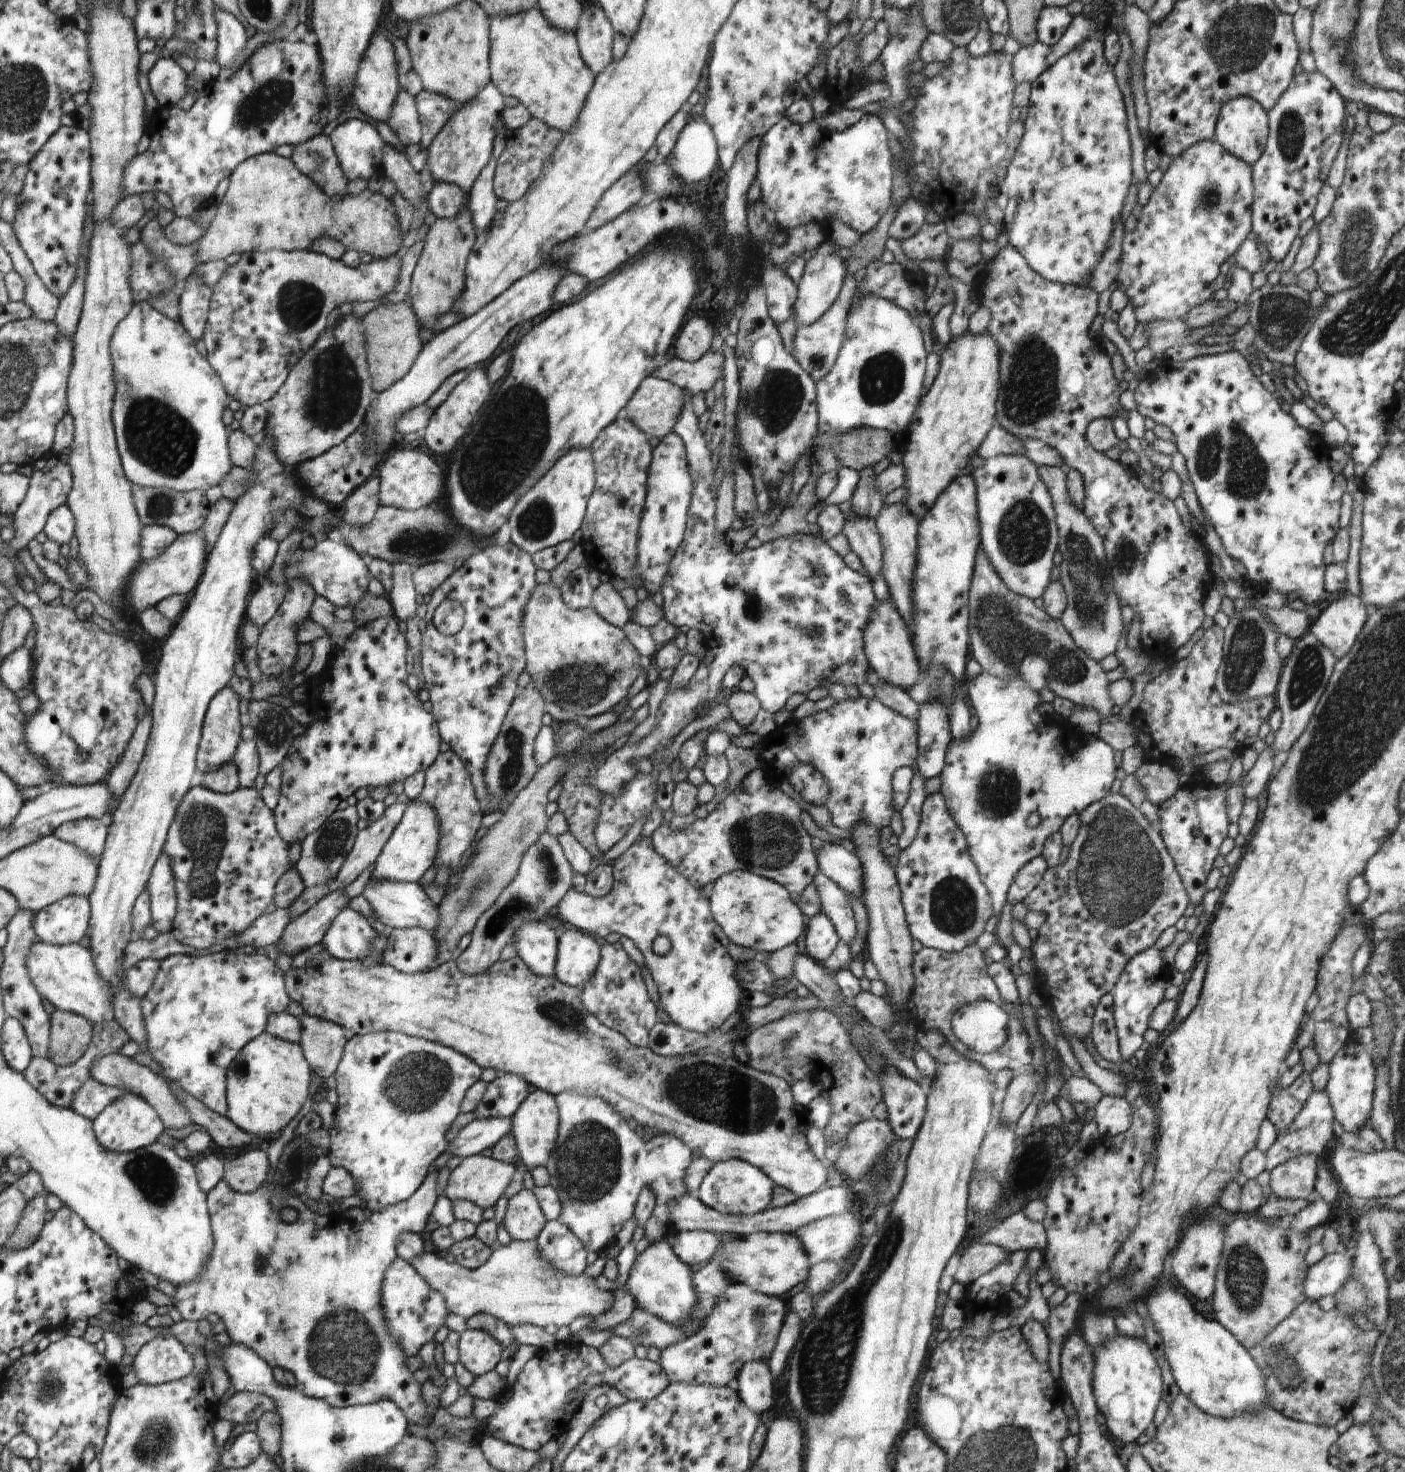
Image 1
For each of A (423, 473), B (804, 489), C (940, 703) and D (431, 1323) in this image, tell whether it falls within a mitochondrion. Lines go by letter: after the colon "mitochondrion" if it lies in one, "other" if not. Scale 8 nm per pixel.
A: other
B: other
C: other
D: other

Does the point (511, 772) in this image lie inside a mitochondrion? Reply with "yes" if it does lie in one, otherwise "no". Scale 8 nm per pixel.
yes

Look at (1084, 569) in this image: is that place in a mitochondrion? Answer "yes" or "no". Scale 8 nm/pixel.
yes

